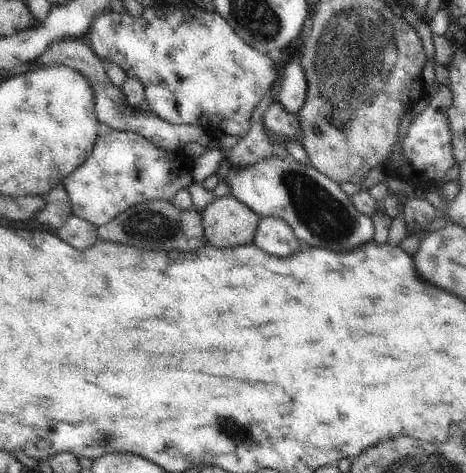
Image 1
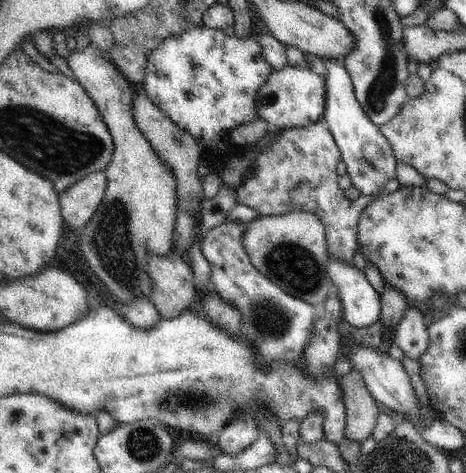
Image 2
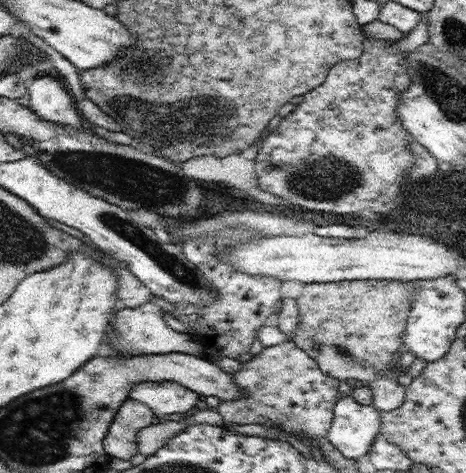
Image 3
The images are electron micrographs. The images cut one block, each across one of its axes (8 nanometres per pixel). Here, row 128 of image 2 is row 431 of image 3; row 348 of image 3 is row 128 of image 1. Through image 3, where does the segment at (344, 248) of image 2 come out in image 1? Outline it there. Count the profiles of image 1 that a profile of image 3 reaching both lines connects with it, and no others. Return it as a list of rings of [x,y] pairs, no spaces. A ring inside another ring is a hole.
[[[273,100],[267,106],[267,110],[261,116],[261,122],[263,122],[263,132],[271,144],[283,146],[285,140],[297,140],[301,144],[303,140],[299,114],[289,114],[287,110],[283,110],[281,102],[277,100]]]

